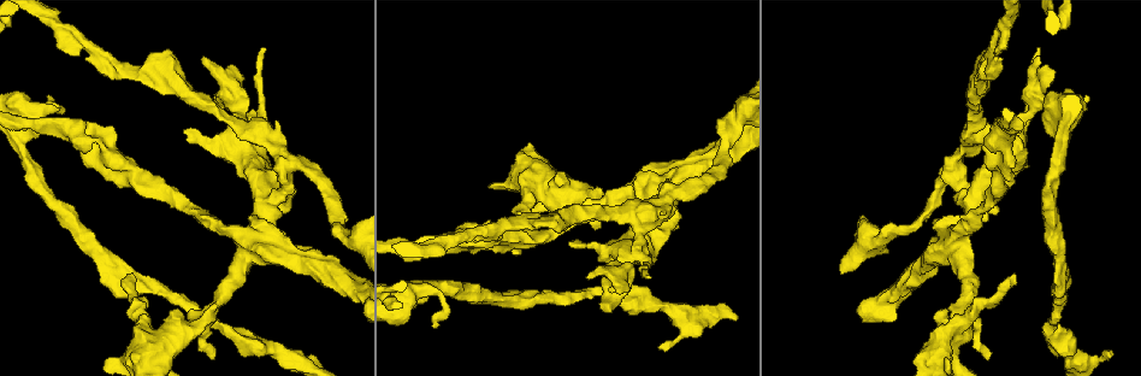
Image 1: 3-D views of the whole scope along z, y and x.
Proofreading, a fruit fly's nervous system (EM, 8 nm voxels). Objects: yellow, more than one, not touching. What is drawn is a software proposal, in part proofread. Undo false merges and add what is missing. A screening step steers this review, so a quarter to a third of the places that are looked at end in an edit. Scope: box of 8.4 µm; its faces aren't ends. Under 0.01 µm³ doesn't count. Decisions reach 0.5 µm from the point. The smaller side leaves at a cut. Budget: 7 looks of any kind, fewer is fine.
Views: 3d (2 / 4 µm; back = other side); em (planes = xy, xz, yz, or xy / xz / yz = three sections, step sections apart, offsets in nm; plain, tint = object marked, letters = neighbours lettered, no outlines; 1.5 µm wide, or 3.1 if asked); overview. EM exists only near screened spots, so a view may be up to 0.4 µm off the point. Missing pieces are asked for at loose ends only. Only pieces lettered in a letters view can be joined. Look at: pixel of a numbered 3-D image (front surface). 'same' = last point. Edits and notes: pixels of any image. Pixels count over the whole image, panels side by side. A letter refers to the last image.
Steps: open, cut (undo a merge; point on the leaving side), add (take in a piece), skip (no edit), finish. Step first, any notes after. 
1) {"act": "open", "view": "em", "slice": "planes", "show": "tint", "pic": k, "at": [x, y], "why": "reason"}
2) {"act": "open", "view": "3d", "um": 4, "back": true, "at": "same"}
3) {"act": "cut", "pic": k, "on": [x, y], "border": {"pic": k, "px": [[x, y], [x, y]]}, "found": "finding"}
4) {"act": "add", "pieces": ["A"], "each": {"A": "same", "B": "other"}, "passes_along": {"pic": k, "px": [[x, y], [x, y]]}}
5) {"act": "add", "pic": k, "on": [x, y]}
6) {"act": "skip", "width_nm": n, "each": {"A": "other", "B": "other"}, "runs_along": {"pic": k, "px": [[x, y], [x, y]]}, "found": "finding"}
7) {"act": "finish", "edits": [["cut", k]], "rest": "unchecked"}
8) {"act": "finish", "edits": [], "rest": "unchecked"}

{"act": "open", "view": "3d", "um": 2, "pic": 1, "at": [1048, 328], "why": "thick turns thin"}

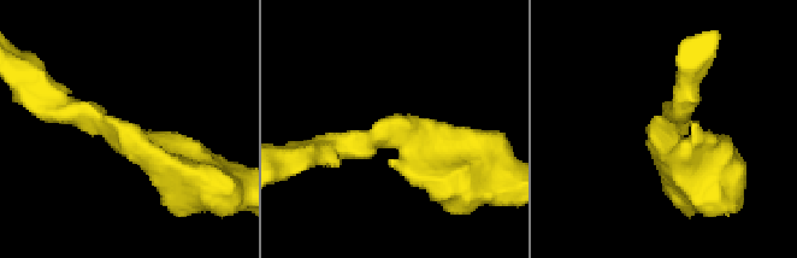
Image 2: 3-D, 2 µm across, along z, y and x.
{"act": "open", "view": "em", "slice": "planes", "show": "tint", "pic": 2, "at": [666, 136], "arm_widths_nm": [190, 360]}

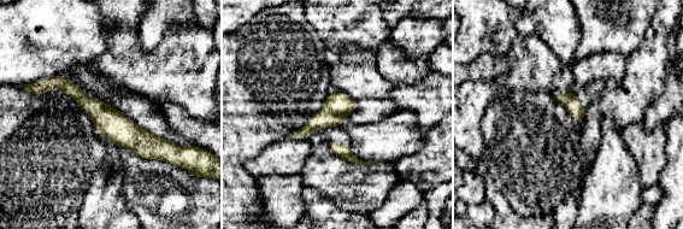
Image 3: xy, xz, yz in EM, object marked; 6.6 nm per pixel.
{"act": "open", "view": "em", "slice": "planes", "show": "letters", "at": "same"}

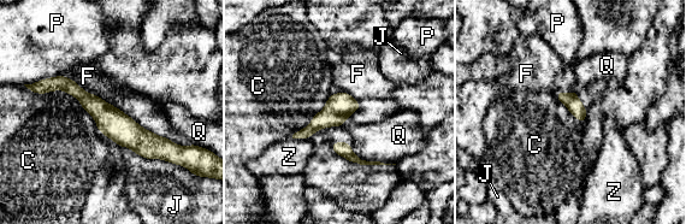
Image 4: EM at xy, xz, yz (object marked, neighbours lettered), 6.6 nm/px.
{"act": "skip", "width_nm": 100, "longest_contact_nm": ["F", 900], "each": {"C": "other", "F": "other", "J": "other", "P": "other", "Q": "other", "Z": "other"}, "found": "continuous, no second neuron"}

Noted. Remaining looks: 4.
{"act": "open", "view": "3d", "um": 4, "pic": 1, "at": [48, 97], "why": "thin end"}

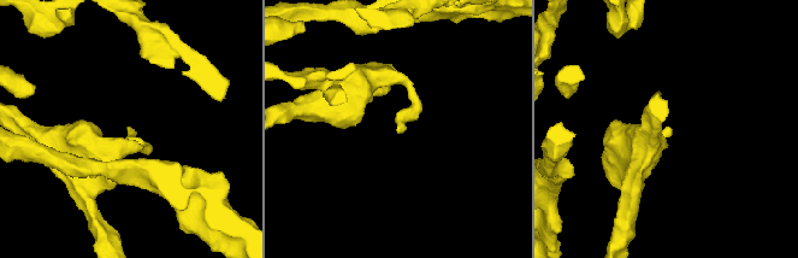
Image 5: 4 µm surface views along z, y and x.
{"act": "open", "view": "em", "um": 3.1, "slice": "yz", "step": 16, "show": "tint", "pic": 5, "at": [667, 129]}

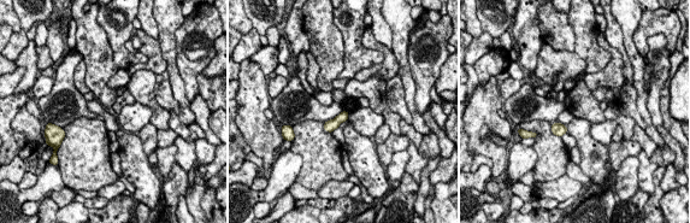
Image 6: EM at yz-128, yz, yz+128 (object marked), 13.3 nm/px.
{"act": "open", "view": "em", "um": 3.1, "slice": "planes", "show": "letters", "at": "same"}

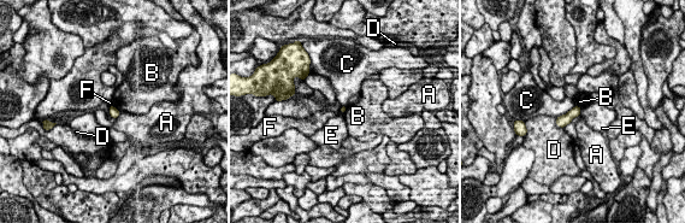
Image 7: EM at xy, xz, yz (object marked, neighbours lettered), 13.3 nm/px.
{"act": "skip", "each": {"A": "other", "B": "other", "C": "other", "D": "other", "E": "other", "F": "other"}, "border": {"pic": 7, "px": [[113, 105], [120, 111]]}, "found": "no lettered piece goes on from it"}

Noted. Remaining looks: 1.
{"act": "finish", "edits": [], "rest": "unchecked"}

